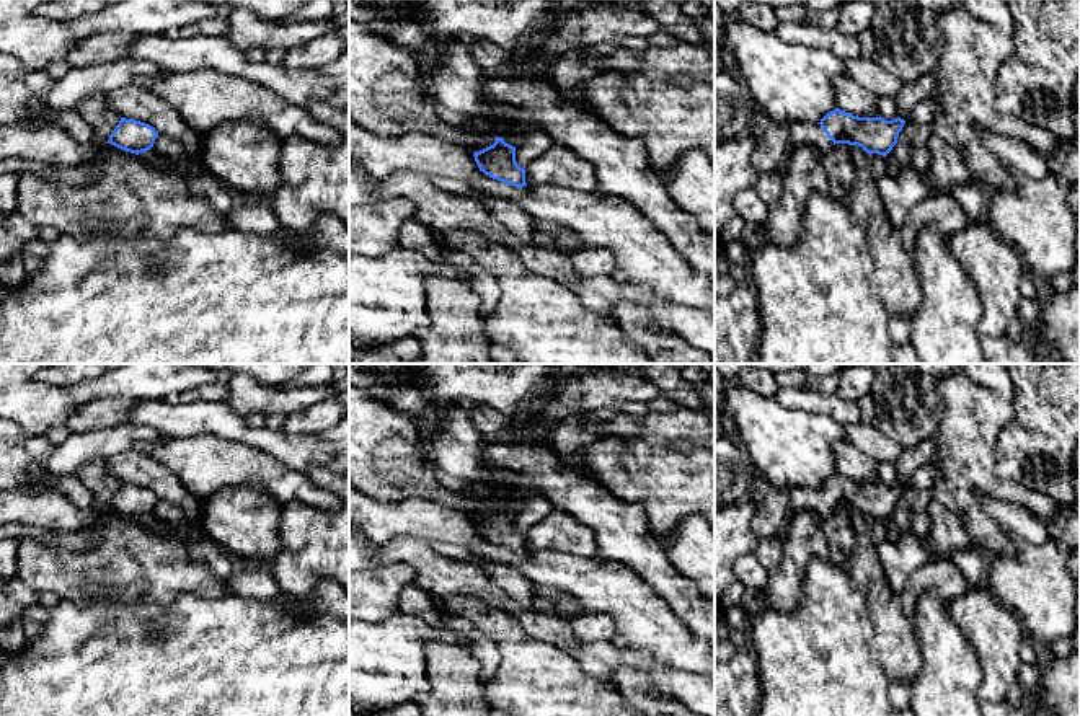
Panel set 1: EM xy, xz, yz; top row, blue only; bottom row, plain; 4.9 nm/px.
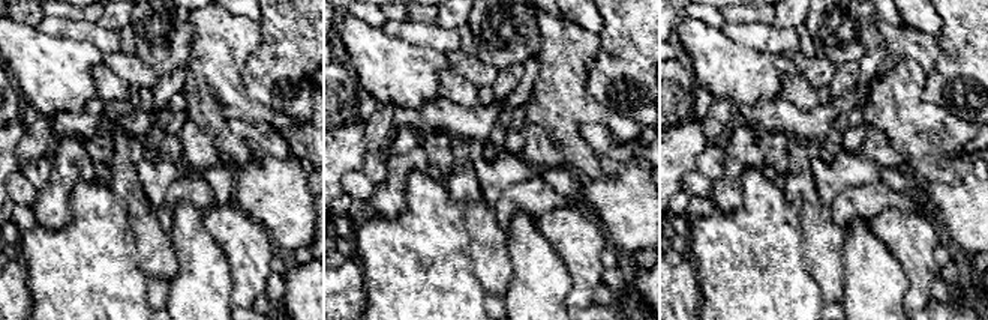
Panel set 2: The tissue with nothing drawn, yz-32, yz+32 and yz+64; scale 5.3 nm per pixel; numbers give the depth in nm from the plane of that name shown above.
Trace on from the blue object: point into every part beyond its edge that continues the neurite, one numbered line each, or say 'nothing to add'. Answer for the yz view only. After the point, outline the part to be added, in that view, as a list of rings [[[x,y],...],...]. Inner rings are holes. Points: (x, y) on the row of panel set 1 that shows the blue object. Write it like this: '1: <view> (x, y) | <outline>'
1: yz (813, 136) | [[[793,122],[788,132],[788,144],[793,148],[801,145],[811,147],[819,155],[827,153],[834,147],[834,142],[827,137],[819,122]]]

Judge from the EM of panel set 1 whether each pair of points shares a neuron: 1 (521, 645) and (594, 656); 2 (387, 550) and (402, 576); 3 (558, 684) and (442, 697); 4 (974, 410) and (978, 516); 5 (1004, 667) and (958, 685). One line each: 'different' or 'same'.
1: different
2: different
3: different
4: same
5: different

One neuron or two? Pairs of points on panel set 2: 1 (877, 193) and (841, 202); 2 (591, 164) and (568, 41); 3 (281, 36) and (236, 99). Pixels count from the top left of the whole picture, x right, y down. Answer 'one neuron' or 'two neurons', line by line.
1: one neuron
2: one neuron
3: two neurons

